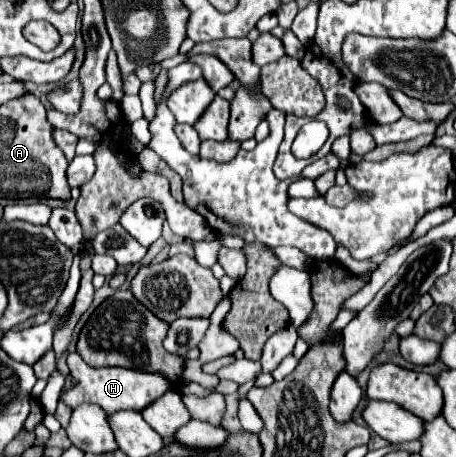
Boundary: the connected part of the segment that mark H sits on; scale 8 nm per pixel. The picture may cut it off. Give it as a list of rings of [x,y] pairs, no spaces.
[[[71,352],[67,356],[67,366],[71,370],[71,376],[77,380],[77,386],[67,390],[61,396],[67,406],[77,406],[77,402],[91,402],[101,406],[107,414],[113,414],[119,410],[141,412],[159,396],[163,396],[167,390],[175,390],[175,386],[169,384],[161,374],[143,374],[143,372],[125,370],[125,368],[91,368],[83,362],[83,358],[79,358],[77,352]]]

